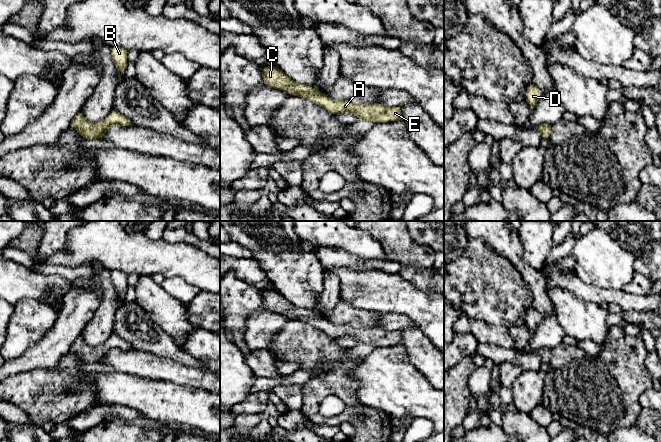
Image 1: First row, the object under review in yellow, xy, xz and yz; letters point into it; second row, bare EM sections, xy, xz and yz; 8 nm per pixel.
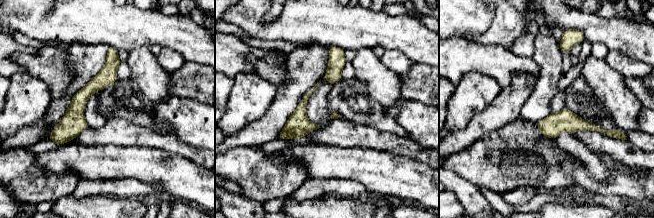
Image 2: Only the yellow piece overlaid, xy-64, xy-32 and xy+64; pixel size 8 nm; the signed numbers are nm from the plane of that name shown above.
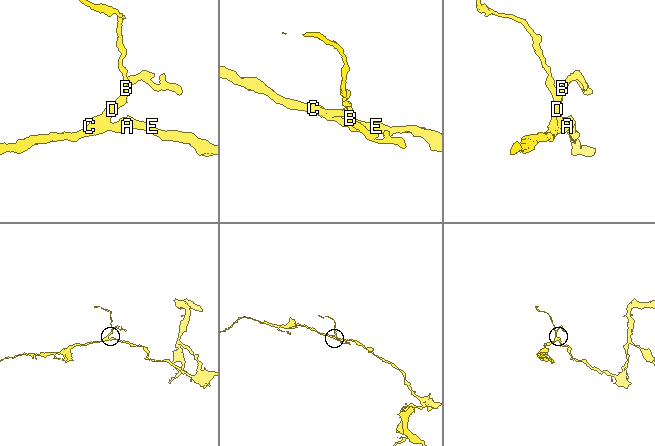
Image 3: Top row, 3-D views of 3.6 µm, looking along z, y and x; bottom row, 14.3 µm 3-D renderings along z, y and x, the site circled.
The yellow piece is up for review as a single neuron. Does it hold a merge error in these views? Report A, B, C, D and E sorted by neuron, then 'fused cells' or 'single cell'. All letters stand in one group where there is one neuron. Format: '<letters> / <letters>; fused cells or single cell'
A B C D E; single cell

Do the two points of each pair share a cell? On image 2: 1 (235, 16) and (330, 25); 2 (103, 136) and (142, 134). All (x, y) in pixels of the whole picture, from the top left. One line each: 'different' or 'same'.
1: same
2: same

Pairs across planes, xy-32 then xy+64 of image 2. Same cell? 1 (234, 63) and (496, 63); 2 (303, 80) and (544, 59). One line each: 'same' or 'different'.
1: same
2: different

